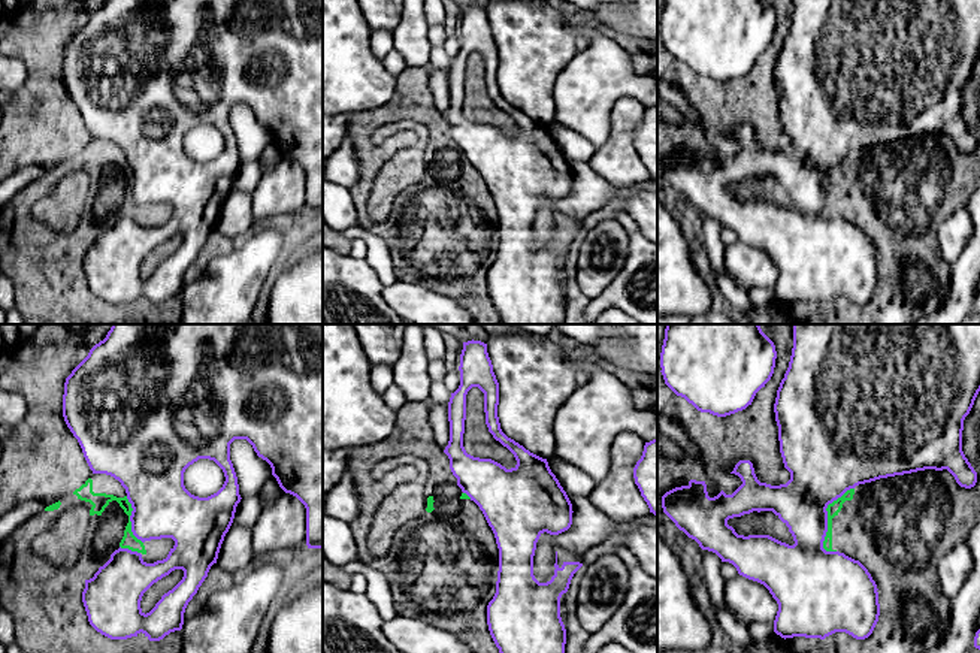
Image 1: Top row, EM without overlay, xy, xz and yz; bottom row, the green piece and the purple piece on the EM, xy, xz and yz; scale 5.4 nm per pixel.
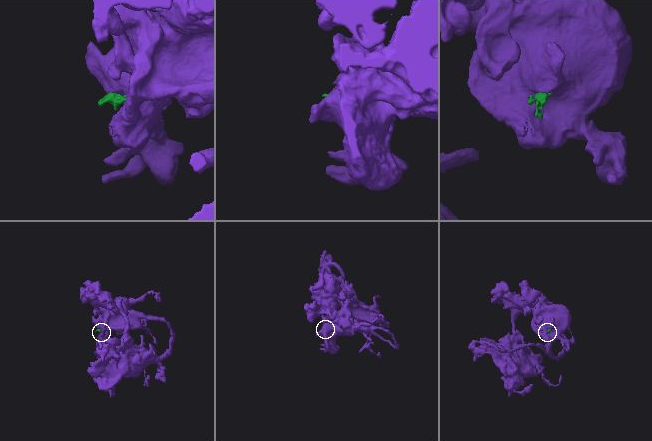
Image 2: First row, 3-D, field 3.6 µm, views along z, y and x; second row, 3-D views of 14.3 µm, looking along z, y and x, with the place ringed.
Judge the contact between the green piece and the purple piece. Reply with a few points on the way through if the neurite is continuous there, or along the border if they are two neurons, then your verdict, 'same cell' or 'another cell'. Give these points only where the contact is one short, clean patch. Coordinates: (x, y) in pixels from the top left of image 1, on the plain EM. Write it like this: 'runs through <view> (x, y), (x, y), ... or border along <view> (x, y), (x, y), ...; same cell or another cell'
another cell

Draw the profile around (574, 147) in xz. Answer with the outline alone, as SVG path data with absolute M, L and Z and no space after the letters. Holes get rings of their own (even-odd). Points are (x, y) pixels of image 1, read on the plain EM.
M553 121L547 127L566 160L590 161L596 148L584 136L557 121Z

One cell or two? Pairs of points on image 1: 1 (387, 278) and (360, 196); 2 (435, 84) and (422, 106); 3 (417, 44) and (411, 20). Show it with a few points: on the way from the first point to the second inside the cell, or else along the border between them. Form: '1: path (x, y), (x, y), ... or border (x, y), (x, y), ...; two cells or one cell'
1: border (363, 233), (377, 233), (389, 244), (392, 265); two cells
2: border (428, 76), (433, 105), (442, 115); two cells
3: path (413, 38), (413, 26); one cell

